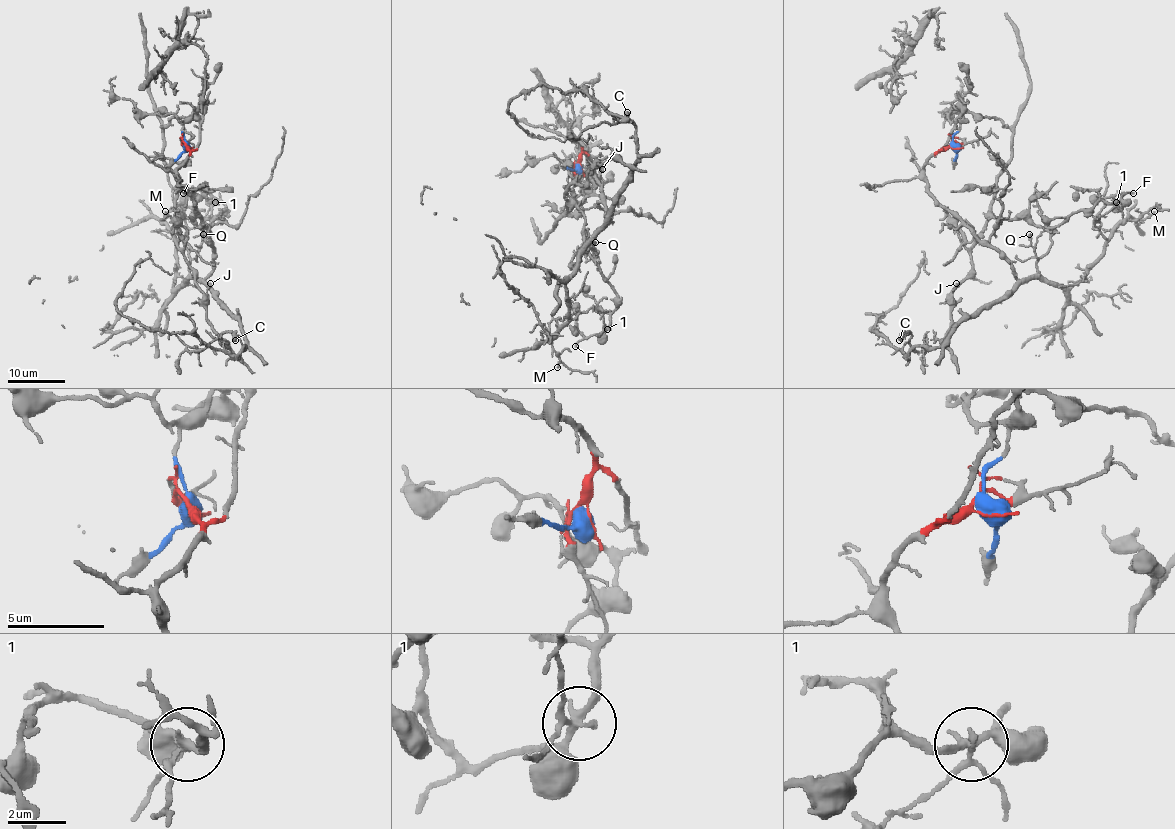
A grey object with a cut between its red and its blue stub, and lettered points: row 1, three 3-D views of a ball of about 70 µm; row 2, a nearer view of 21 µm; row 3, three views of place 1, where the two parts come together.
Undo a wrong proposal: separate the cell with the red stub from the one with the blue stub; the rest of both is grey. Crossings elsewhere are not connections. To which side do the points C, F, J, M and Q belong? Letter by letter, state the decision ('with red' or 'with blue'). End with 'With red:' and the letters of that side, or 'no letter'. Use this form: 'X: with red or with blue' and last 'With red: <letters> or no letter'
C: with red
F: with blue
J: with blue
M: with red
Q: with red
With red: C, M, Q

